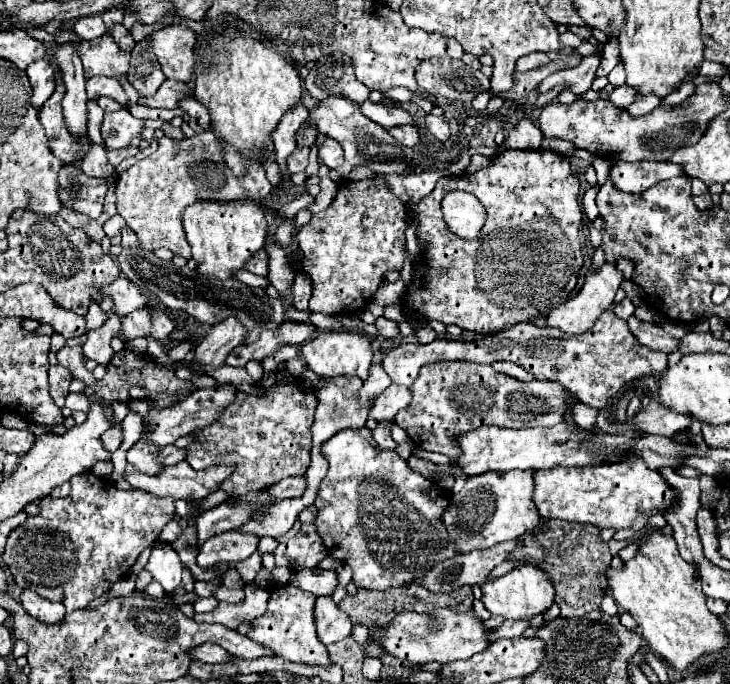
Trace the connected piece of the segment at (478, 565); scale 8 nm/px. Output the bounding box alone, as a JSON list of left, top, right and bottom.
[415,540,517,594]

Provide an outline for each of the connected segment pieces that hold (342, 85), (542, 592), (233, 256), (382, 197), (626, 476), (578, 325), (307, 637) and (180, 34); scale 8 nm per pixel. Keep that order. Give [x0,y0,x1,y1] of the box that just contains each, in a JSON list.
[[305,52,371,104],[481,566,553,620],[183,200,267,278],[295,176,407,314],[533,458,675,528],[545,264,623,334],[247,584,329,664],[149,24,195,82]]

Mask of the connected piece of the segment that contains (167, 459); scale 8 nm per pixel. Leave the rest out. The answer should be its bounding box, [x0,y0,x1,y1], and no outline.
[161,446,185,466]

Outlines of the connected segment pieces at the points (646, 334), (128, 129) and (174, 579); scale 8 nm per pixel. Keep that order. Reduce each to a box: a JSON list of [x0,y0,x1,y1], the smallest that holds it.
[[627,316,679,354],[101,110,143,150],[145,544,183,596]]

